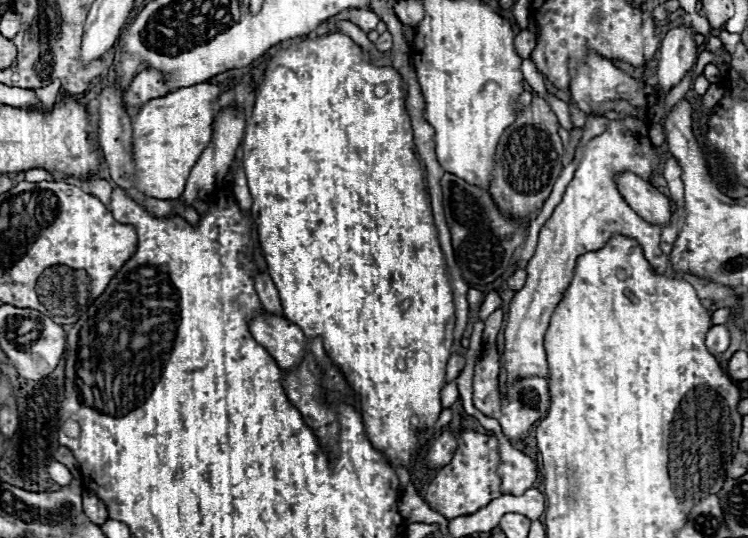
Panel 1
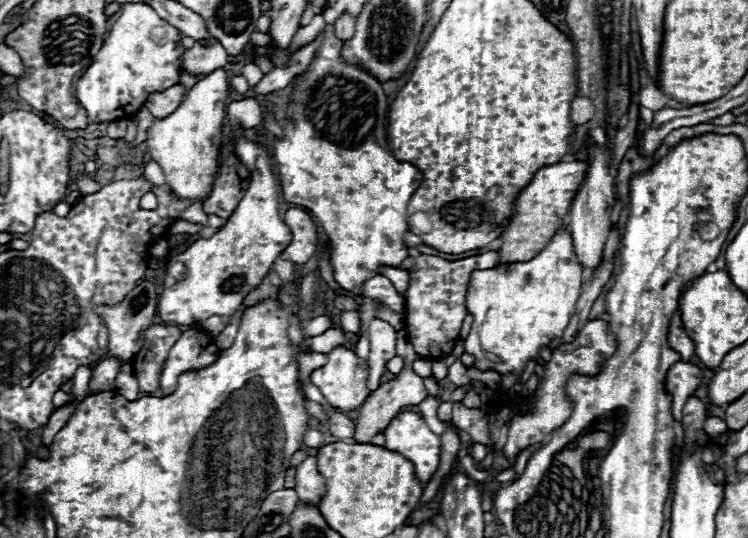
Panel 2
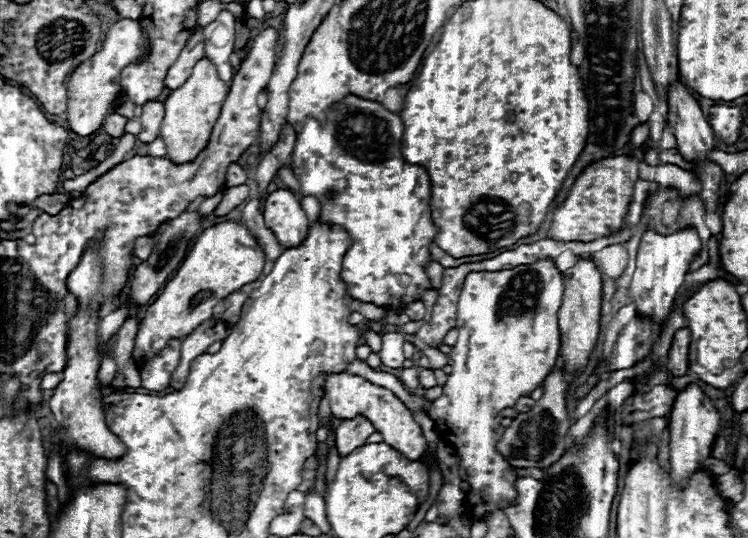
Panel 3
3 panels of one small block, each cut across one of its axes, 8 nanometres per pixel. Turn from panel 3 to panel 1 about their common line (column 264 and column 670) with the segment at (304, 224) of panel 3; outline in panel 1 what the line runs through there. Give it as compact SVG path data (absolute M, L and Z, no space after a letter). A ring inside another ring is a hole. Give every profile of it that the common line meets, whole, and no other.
M620 174L616 178L618 190L624 200L642 216L642 220L658 226L666 226L674 218L674 204L668 196L664 196L658 188L654 188L648 180L638 178L636 174Z

